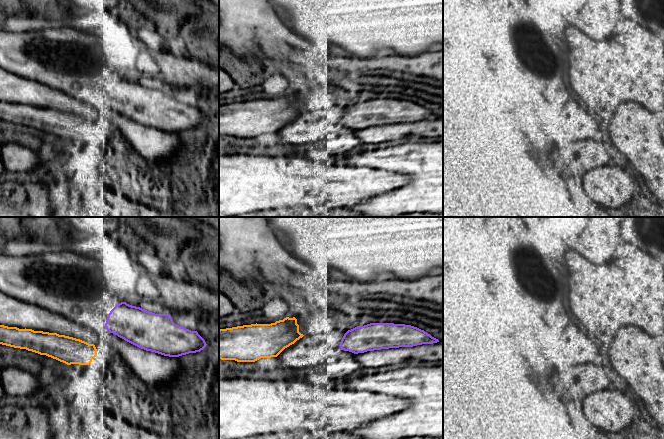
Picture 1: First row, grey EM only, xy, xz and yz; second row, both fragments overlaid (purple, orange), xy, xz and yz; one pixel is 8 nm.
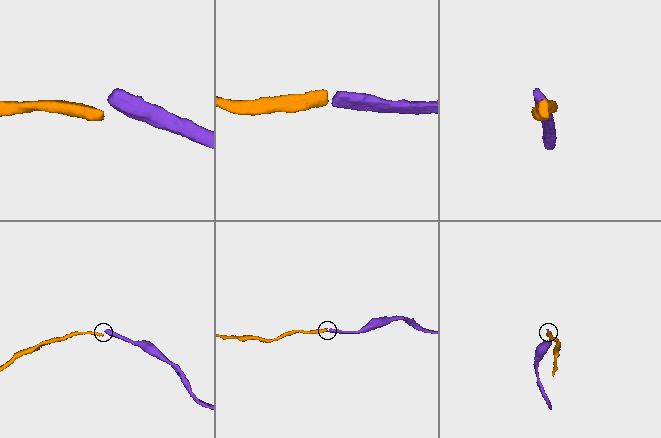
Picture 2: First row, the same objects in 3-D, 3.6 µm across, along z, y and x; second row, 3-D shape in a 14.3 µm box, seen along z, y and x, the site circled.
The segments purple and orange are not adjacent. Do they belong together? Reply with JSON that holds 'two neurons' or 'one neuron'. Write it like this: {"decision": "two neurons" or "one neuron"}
{"decision": "two neurons"}

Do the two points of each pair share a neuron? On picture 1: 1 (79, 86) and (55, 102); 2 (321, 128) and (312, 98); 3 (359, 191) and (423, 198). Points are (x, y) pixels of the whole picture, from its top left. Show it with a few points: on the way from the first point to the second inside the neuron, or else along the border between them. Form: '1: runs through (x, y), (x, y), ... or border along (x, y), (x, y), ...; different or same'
1: border along (45, 85), (89, 103); different
2: border along (320, 108), (304, 111); different
3: border along (403, 184), (383, 193), (372, 195), (359, 202); different

